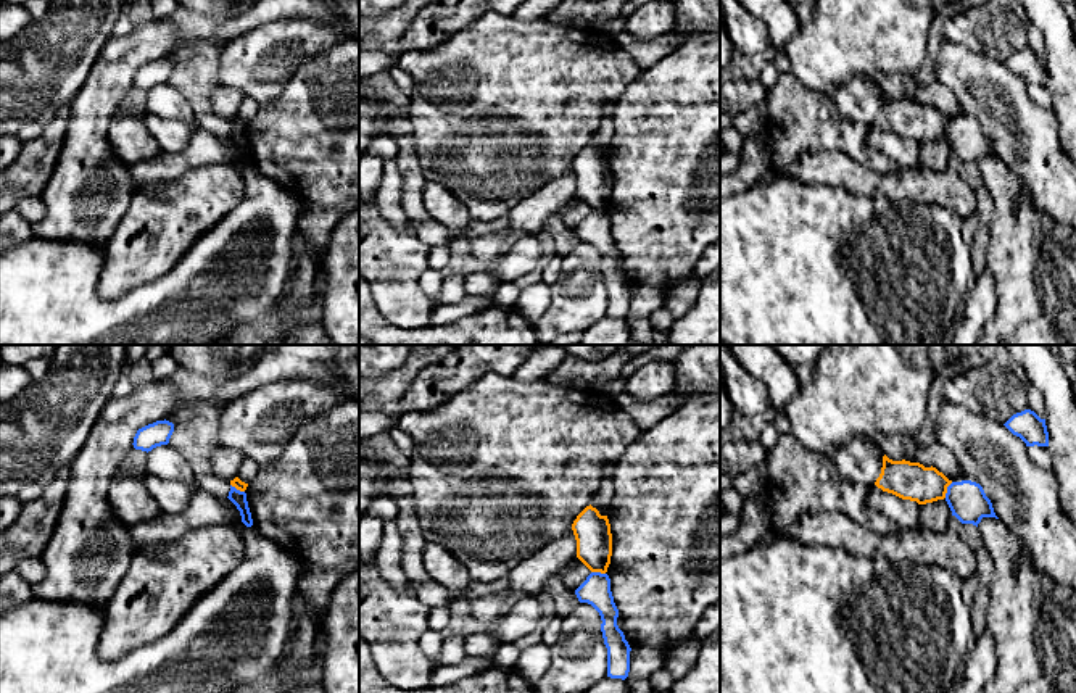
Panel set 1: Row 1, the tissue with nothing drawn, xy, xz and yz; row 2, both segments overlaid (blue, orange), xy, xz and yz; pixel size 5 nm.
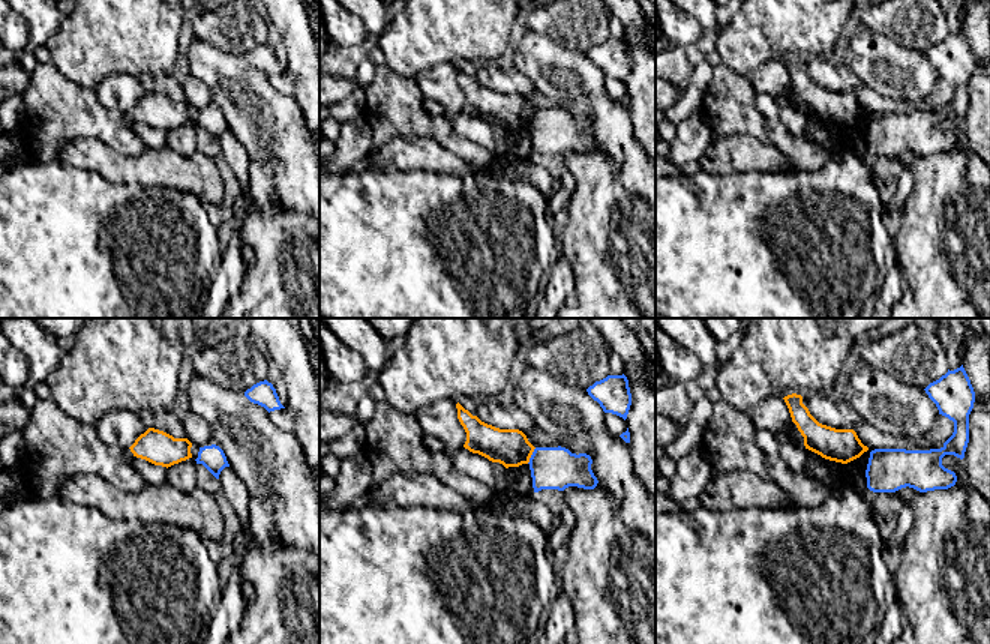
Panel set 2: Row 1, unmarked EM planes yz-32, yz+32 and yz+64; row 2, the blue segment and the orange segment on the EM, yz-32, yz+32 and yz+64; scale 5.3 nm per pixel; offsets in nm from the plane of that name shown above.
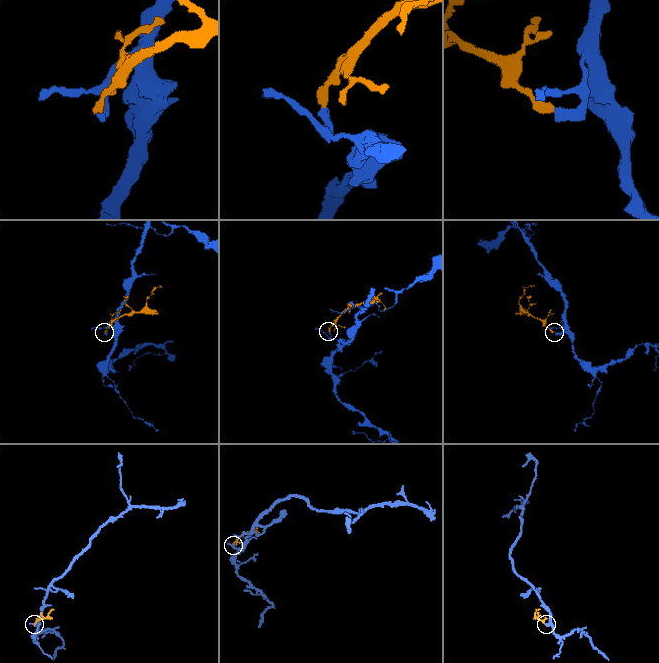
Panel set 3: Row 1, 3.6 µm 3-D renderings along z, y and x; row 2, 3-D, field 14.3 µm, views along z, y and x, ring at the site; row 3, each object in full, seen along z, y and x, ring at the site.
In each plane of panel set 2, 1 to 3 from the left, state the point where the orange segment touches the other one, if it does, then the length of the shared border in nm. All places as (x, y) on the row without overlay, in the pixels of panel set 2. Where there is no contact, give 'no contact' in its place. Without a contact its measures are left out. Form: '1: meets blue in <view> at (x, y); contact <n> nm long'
1: no contact
2: meets blue in yz+32 at (531, 119); contact 100 nm long
3: no contact

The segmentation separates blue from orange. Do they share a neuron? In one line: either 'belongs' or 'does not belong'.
does not belong

